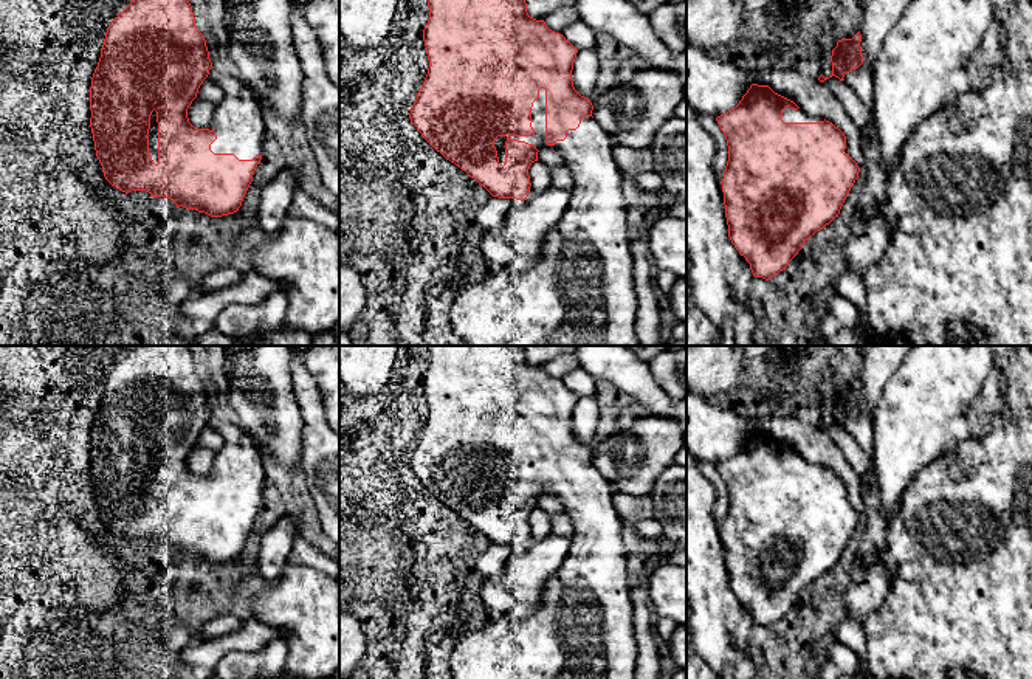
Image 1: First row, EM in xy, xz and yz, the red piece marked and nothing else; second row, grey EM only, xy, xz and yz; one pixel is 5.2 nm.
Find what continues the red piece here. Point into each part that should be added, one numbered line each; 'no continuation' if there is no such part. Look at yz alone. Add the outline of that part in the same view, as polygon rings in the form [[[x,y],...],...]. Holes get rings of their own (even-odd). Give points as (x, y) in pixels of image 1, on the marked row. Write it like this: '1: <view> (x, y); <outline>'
1: yz (789, 115); [[[786,107],[783,110],[781,119],[784,122],[820,122],[820,121],[824,121],[824,118],[821,118],[821,116],[812,116],[801,109],[793,110],[790,107]]]

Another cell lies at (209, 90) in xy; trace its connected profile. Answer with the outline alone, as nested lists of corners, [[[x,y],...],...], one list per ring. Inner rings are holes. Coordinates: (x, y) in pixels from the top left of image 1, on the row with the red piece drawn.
[[[206,78],[198,88],[197,98],[218,105],[220,101],[225,98],[225,93],[217,82]]]

